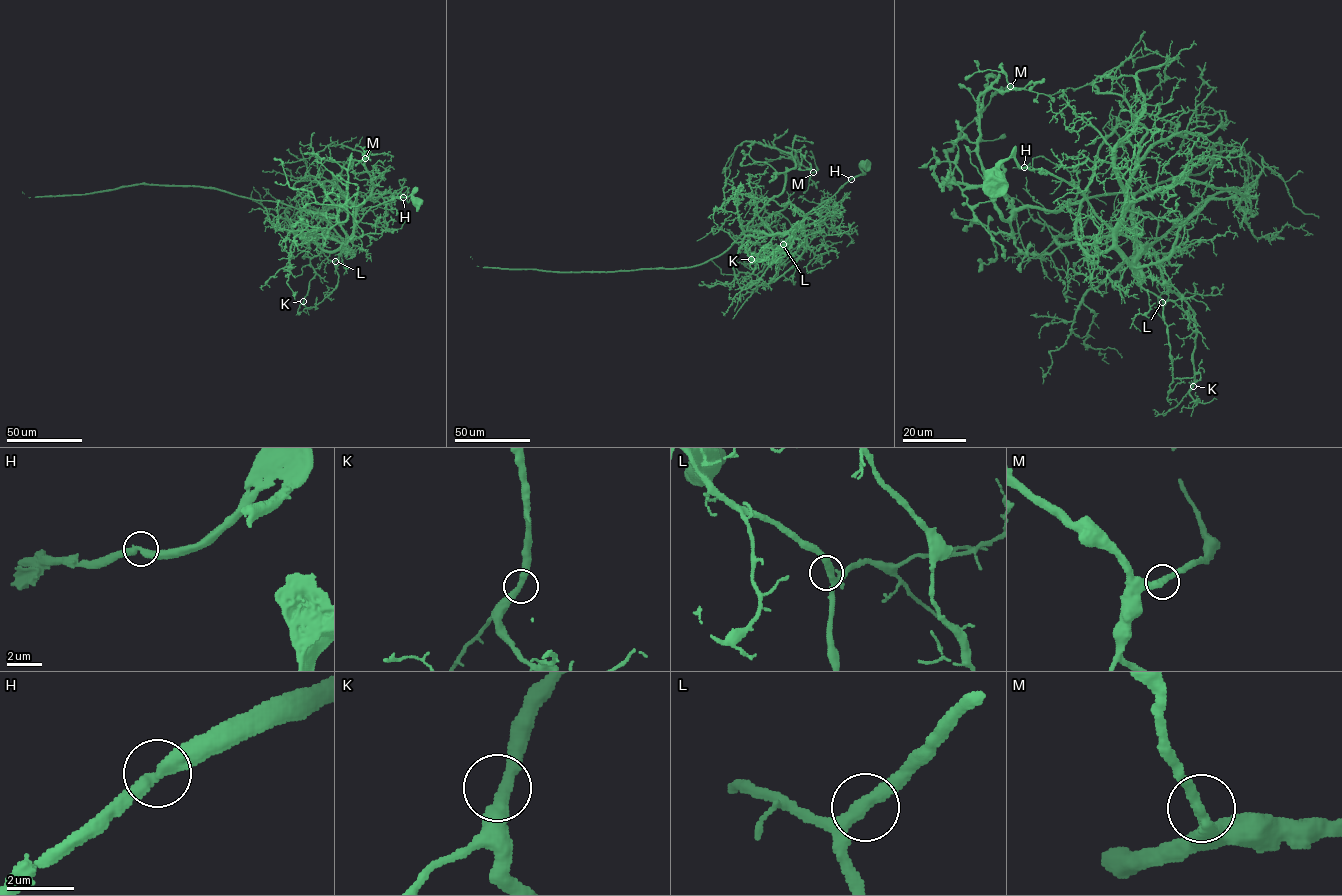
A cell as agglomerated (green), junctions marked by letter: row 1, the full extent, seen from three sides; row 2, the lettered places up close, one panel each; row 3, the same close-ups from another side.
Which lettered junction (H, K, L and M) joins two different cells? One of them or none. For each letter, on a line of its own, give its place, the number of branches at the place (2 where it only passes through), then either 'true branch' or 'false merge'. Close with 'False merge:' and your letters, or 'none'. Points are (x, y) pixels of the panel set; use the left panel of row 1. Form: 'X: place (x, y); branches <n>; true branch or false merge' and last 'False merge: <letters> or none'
H: place (403, 197); branches 2; true branch
K: place (303, 301); branches 2; true branch
L: place (335, 261); branches 2; true branch
M: place (365, 158); branches 2; true branch
False merge: none

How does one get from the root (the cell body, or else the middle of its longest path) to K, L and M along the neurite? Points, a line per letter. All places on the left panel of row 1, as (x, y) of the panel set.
K: (416, 203), (415, 191), (392, 198), (372, 207), (346, 241), (324, 237), (310, 260), (315, 275), (303, 301)
L: (416, 203), (414, 191), (407, 197), (392, 198), (372, 207), (352, 229), (352, 237), (335, 261)
M: (416, 203), (414, 191), (372, 207), (351, 238), (337, 217), (324, 214), (347, 218), (348, 164), (365, 158)

